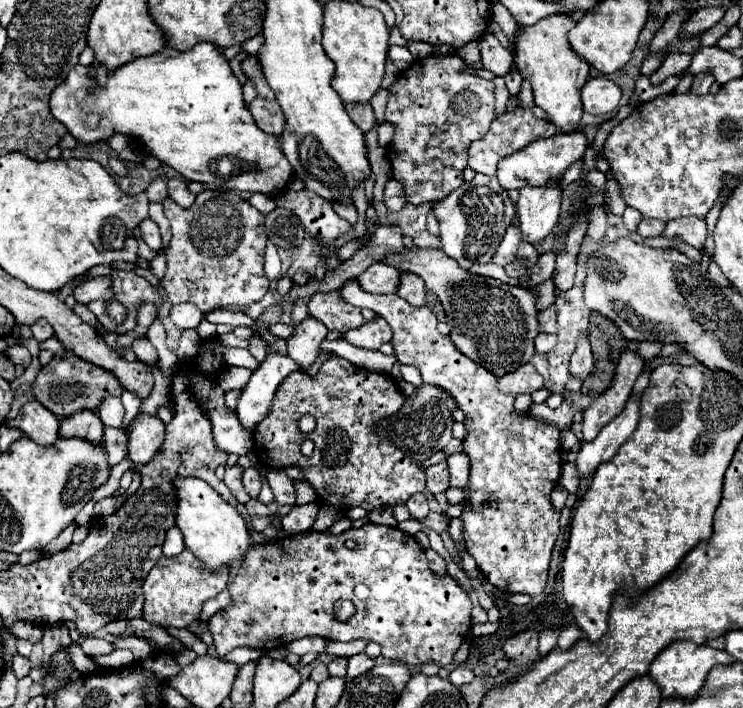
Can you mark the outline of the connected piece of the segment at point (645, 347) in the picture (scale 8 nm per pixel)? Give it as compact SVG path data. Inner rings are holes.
M644 342L644 344L638 344L638 348L636 348L636 354L638 354L638 356L642 356L646 362L650 362L650 360L654 360L654 358L658 356L660 348L662 348L662 344Z

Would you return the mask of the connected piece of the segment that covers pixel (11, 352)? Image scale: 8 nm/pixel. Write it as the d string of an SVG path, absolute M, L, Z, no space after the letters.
M12 346L12 348L8 348L6 356L8 356L8 360L12 360L12 364L20 364L20 366L28 366L30 360L32 360L28 348L24 348L24 346Z

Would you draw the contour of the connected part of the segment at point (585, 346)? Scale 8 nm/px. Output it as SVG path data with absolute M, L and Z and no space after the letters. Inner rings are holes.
M580 332L578 342L576 342L576 350L570 358L570 372L576 374L580 380L584 380L594 368L594 358L590 352L590 342L588 342L588 334Z

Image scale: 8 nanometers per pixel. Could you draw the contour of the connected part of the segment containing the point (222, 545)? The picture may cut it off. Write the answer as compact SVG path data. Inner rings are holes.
M176 478L174 480L178 510L176 510L176 526L184 536L184 544L196 558L204 560L204 564L212 570L230 564L232 560L242 558L250 548L250 534L242 514L230 506L212 486L208 486L200 478Z

